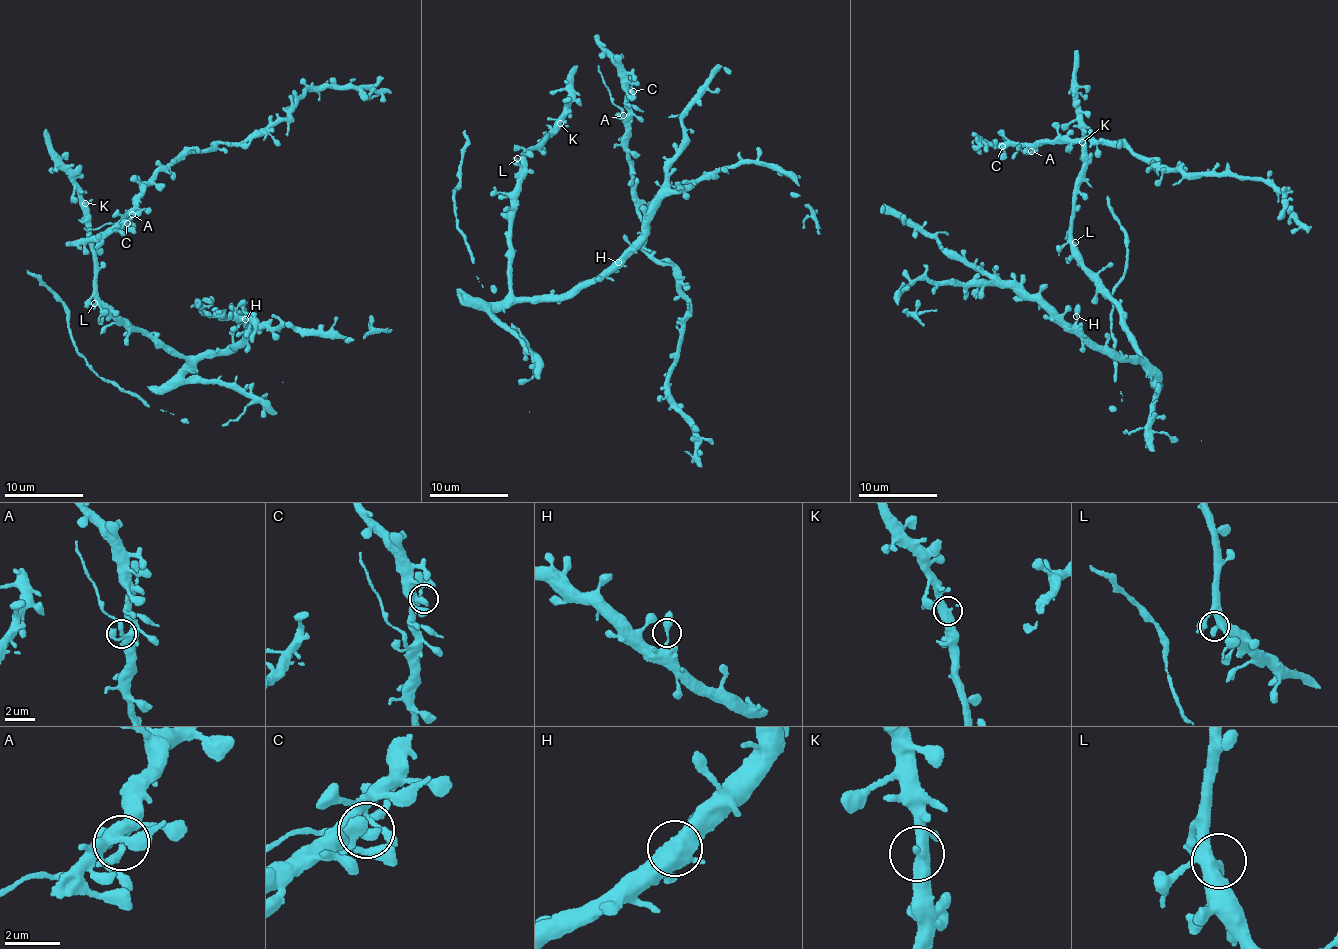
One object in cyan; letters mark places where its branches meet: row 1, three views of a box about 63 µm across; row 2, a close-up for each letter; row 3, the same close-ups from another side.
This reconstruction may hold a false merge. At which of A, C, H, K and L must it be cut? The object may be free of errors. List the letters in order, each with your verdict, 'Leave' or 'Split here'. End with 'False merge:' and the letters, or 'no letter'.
A: Split here
C: Leave
H: Leave
K: Leave
L: Leave
False merge: A

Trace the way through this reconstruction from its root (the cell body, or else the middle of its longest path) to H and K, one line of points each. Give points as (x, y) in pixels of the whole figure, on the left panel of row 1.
H: (102, 304), (189, 359), (225, 354), (244, 335), (245, 319)
K: (102, 304), (95, 295), (94, 248), (85, 203)

